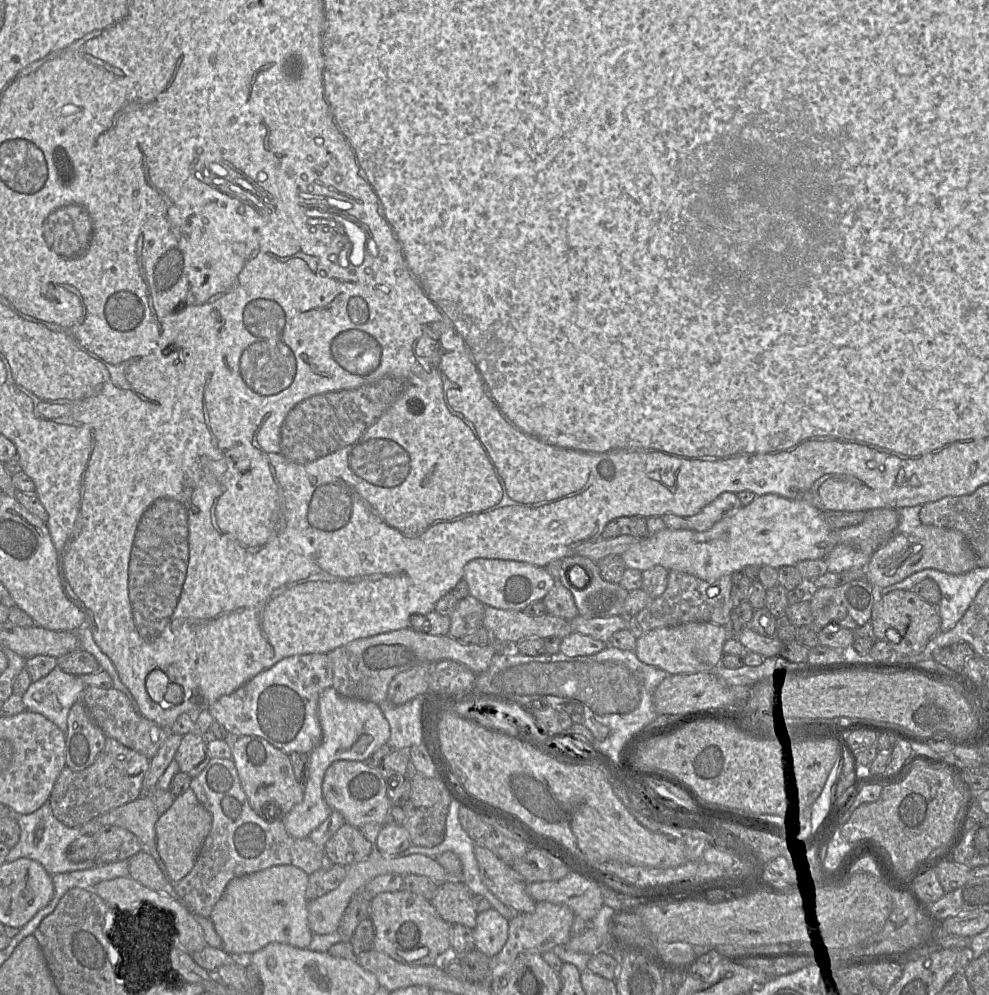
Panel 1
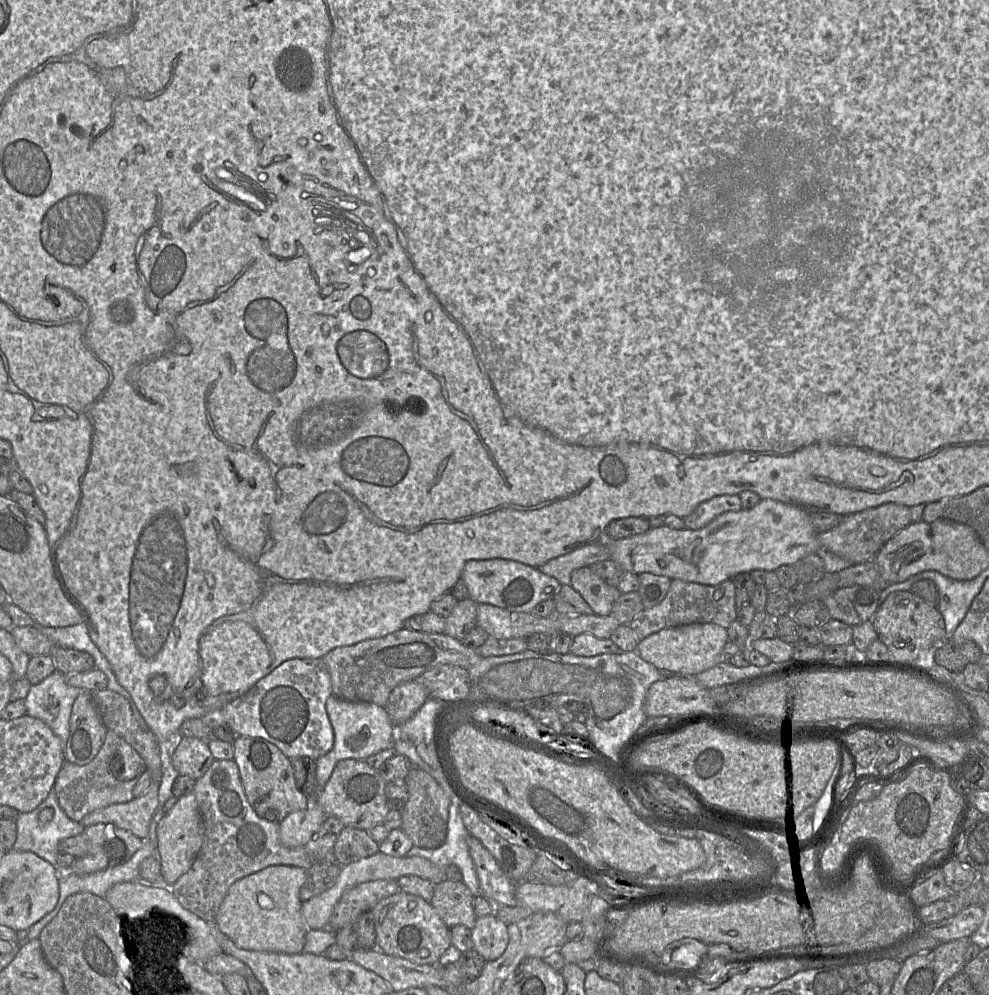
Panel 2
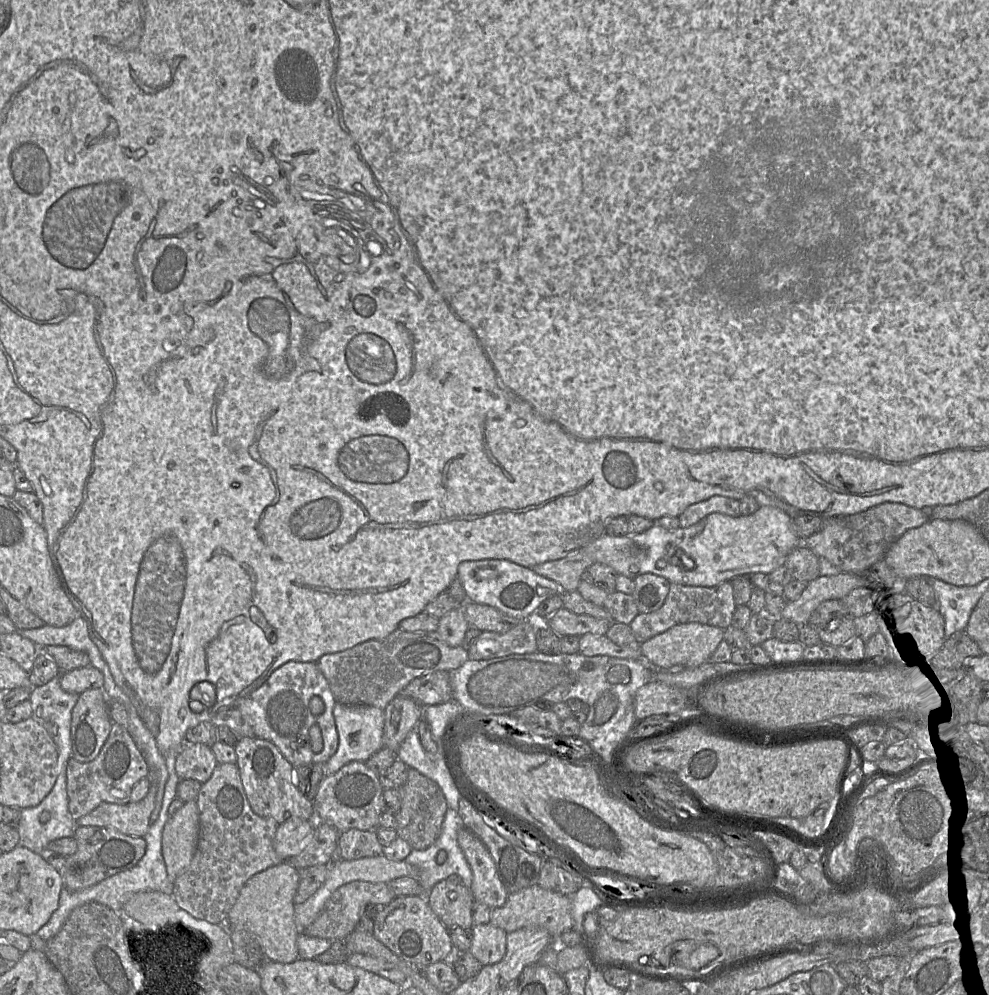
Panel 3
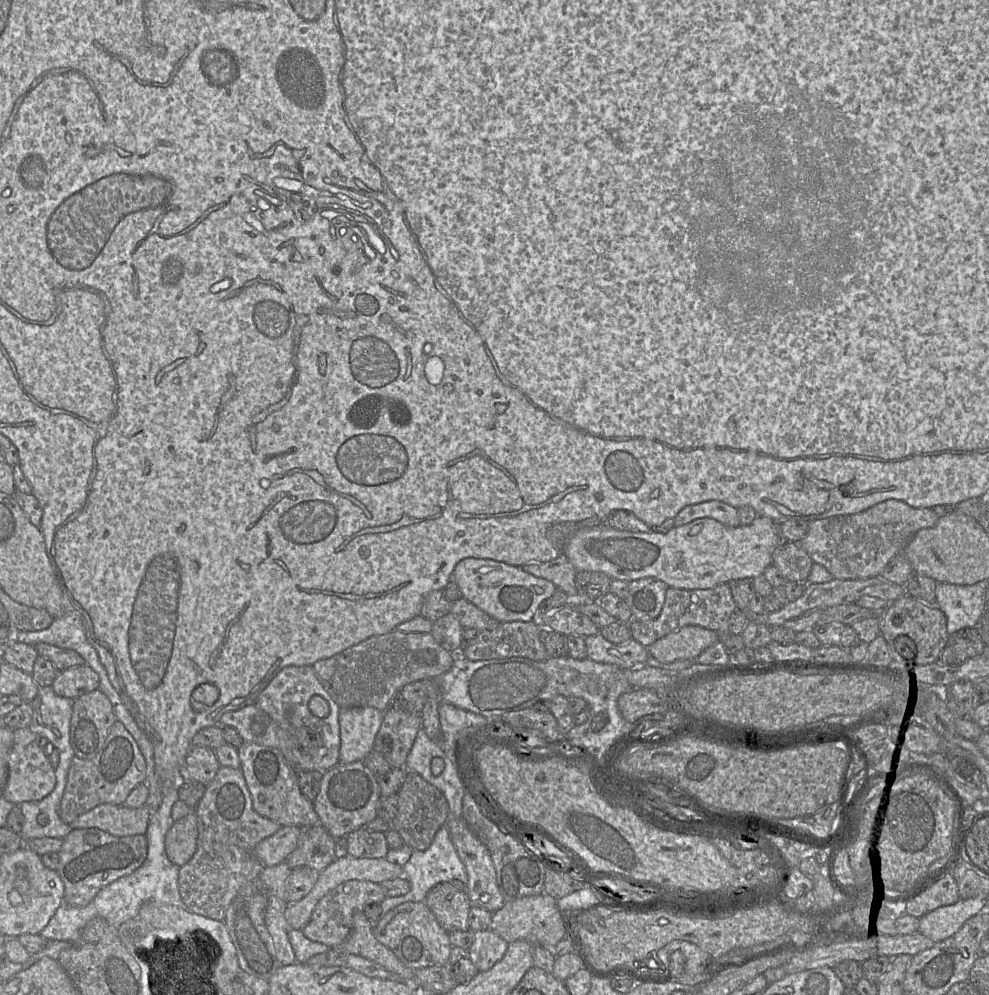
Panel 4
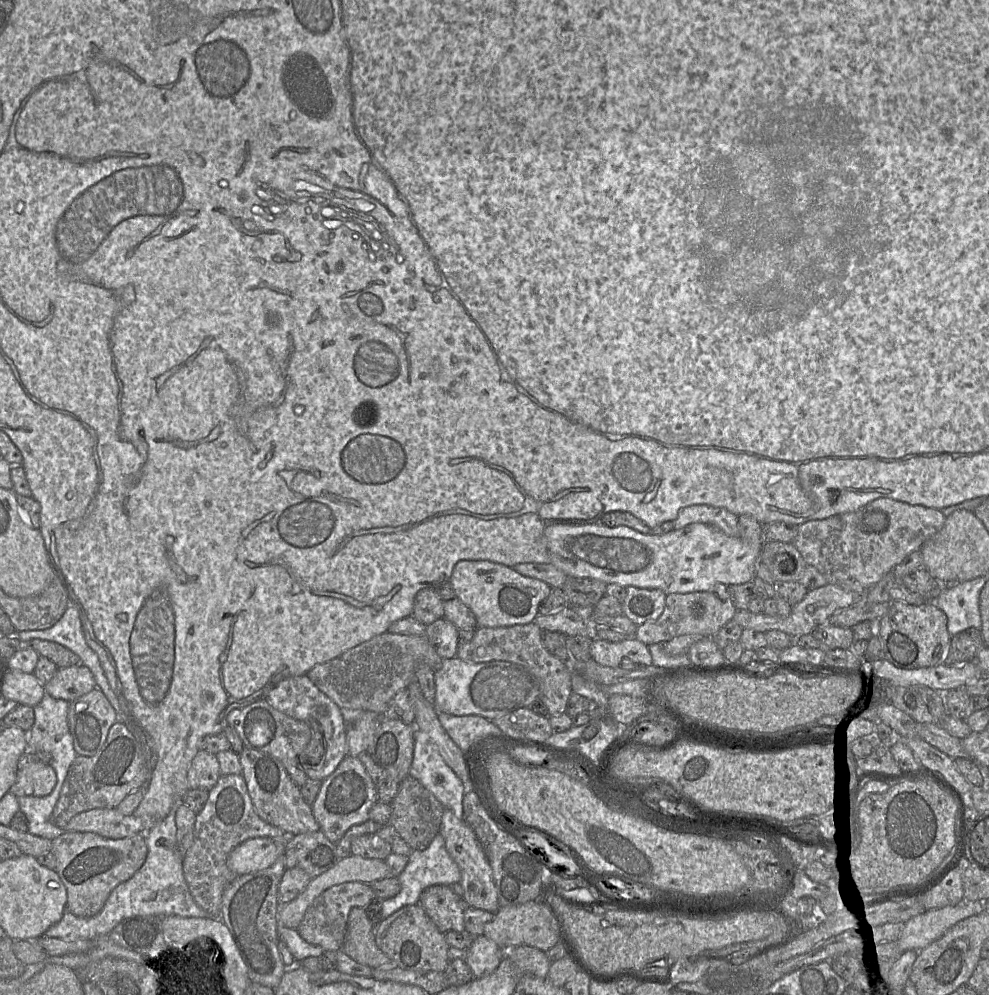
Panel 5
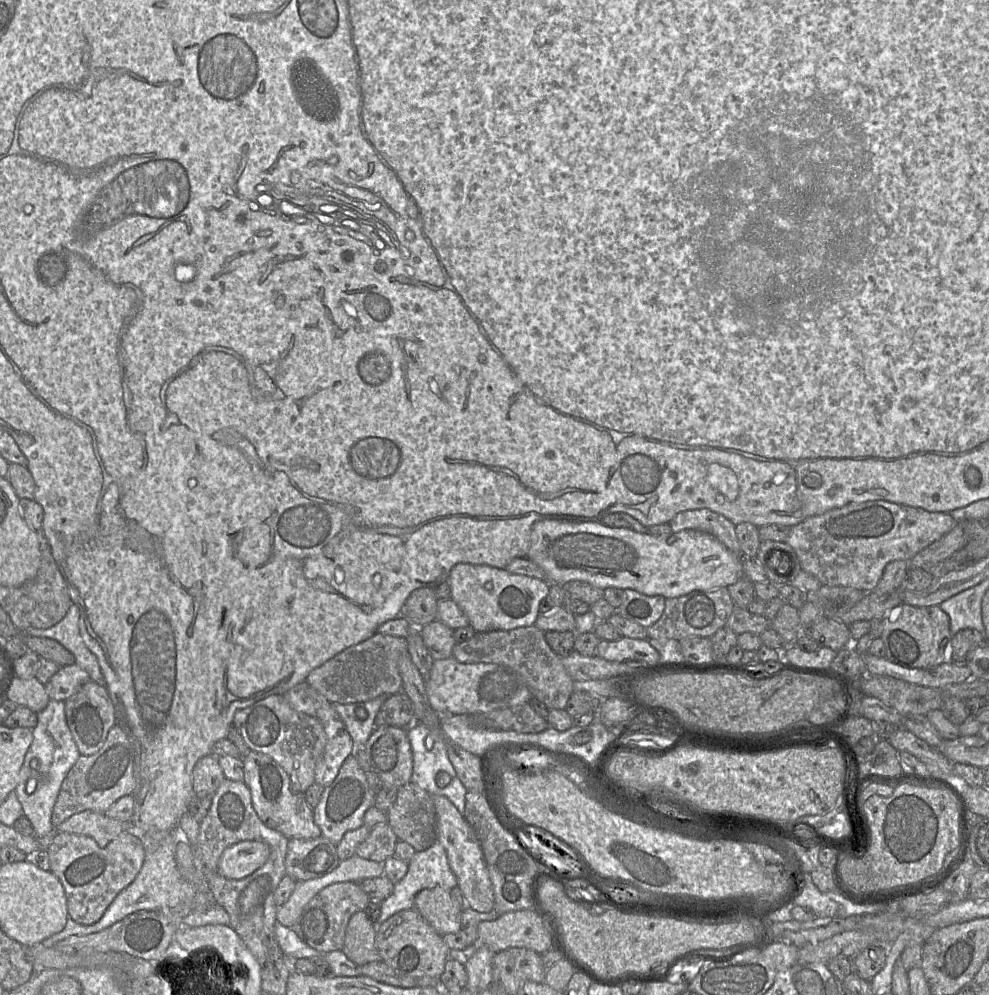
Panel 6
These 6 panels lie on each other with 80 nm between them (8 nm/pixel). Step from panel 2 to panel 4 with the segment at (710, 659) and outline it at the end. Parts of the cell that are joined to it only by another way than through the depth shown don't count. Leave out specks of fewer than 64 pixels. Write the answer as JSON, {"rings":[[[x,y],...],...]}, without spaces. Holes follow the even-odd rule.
{"rings":[[[698,625],[684,626],[647,646],[651,657],[661,663],[695,660],[707,647],[720,640],[719,633]]]}

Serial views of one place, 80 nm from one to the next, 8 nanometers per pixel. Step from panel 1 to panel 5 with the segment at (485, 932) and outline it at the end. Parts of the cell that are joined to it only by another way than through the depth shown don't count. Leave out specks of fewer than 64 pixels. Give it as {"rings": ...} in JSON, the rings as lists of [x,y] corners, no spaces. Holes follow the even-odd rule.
{"rings":[[[485,935],[474,937],[467,950],[466,963],[471,968],[474,978],[492,974],[505,956],[505,951]]]}

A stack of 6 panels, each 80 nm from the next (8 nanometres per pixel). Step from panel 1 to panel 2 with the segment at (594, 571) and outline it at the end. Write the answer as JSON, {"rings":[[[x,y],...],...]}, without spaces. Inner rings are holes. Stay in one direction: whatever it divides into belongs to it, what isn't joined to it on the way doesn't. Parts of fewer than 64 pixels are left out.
{"rings":[[[591,567],[574,570],[570,586],[583,597],[593,614],[599,616],[610,615],[614,603],[622,594],[618,587],[607,584],[597,576]]]}

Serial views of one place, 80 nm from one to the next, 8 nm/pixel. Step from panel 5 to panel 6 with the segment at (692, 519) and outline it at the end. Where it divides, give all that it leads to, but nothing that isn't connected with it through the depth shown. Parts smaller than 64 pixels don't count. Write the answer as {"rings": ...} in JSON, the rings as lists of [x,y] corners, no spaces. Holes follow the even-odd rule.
{"rings":[[[707,508],[679,512],[669,522],[673,533],[682,530],[697,530],[711,534],[729,551],[741,557],[735,524],[723,515]]]}

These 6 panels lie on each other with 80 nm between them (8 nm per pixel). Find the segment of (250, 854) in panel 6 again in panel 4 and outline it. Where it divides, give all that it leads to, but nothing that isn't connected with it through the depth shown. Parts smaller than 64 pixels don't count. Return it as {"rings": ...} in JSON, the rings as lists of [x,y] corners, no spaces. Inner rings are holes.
{"rings":[[[282,826],[272,836],[260,841],[254,848],[256,858],[264,867],[282,862],[296,849],[302,828]]]}

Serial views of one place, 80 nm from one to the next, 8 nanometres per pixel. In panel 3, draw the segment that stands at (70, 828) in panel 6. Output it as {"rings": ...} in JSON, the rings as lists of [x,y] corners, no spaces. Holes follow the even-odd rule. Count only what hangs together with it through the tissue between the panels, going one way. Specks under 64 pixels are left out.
{"rings":[[[151,780],[148,793],[141,801],[124,805],[102,803],[76,822],[82,827],[104,827],[128,836],[144,837],[150,826],[156,793],[156,783]]]}

